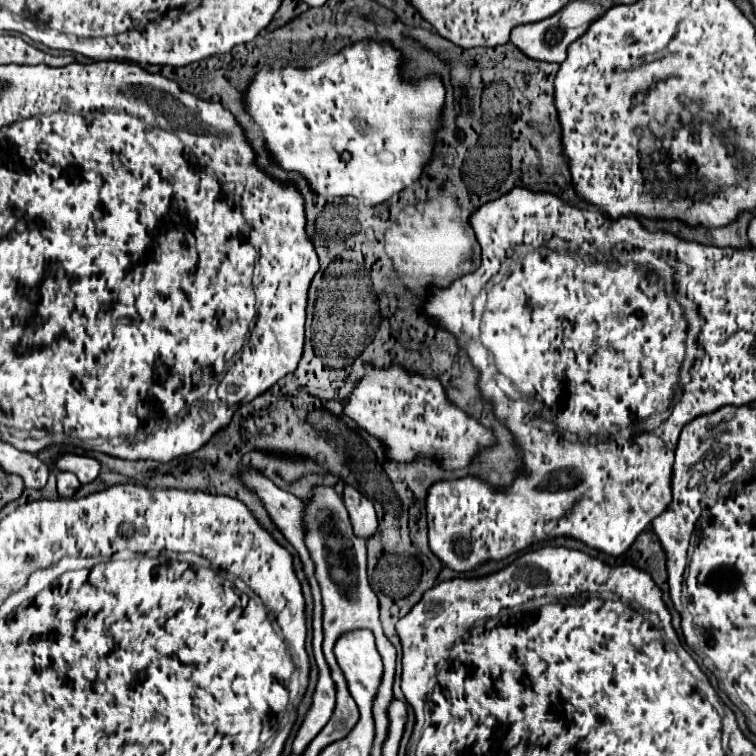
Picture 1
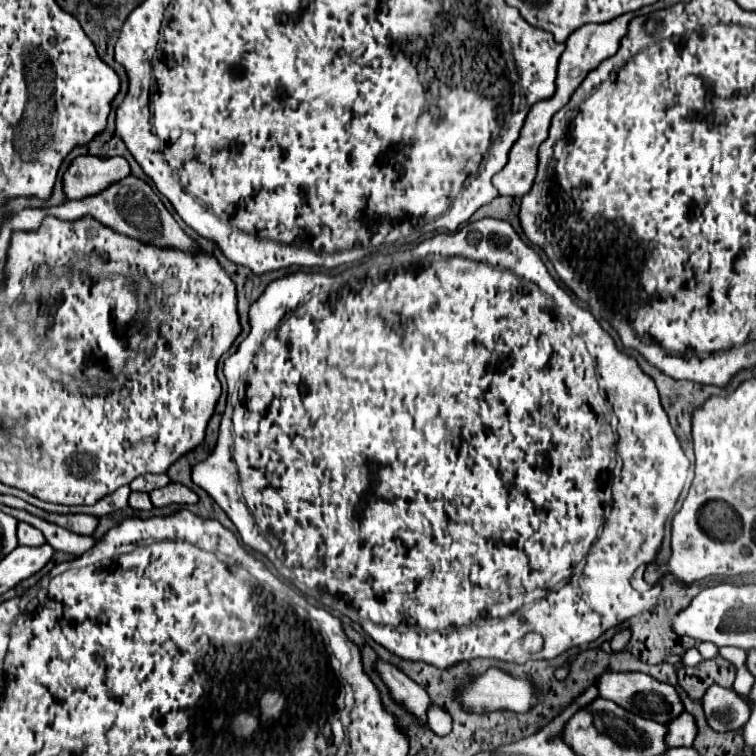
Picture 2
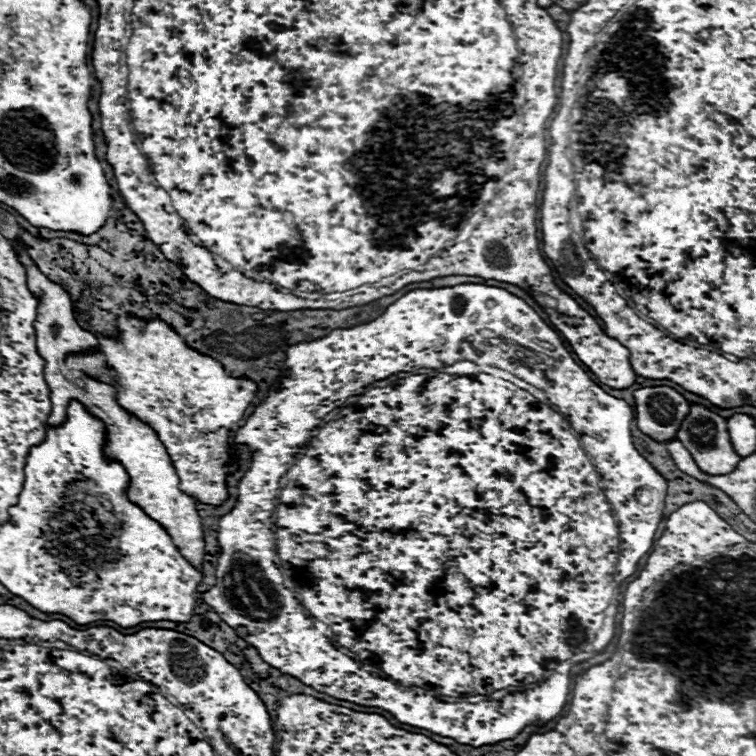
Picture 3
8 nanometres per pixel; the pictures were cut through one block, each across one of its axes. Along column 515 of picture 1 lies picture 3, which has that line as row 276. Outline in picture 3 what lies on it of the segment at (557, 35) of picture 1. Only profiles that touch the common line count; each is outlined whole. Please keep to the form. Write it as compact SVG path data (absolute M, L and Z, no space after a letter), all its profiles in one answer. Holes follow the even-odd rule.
M12 242L14 248L18 248L20 252L20 260L26 264L26 272L30 276L30 290L38 292L42 296L42 304L38 308L38 320L34 322L34 328L38 332L38 354L42 354L42 358L46 360L46 382L50 384L50 402L52 402L52 412L48 418L48 424L62 424L66 418L66 406L68 400L82 400L82 404L86 404L90 408L90 412L94 416L98 416L104 424L106 424L106 438L110 448L106 448L106 454L110 458L116 458L118 462L124 464L126 472L130 472L132 484L130 484L130 492L128 498L134 500L134 504L138 504L144 512L148 512L148 516L154 516L154 520L158 520L166 532L170 532L174 544L178 544L180 552L202 570L202 558L204 558L204 536L202 536L202 522L196 510L196 502L186 496L180 488L178 488L178 476L176 470L172 466L172 460L164 448L164 444L160 442L158 434L142 420L138 420L136 416L132 416L130 412L126 412L118 402L116 402L116 388L104 382L98 382L90 376L86 376L84 372L78 370L70 370L66 368L66 356L68 354L86 354L86 352L94 352L98 350L98 340L82 330L74 318L74 308L72 308L72 300L70 296L64 292L62 286L50 282L46 276L42 276L42 272L38 270L38 266L34 266L34 262L30 260L26 248L22 244Z

